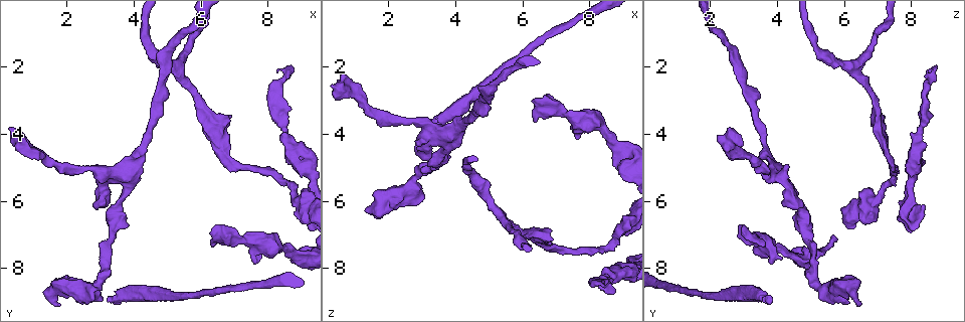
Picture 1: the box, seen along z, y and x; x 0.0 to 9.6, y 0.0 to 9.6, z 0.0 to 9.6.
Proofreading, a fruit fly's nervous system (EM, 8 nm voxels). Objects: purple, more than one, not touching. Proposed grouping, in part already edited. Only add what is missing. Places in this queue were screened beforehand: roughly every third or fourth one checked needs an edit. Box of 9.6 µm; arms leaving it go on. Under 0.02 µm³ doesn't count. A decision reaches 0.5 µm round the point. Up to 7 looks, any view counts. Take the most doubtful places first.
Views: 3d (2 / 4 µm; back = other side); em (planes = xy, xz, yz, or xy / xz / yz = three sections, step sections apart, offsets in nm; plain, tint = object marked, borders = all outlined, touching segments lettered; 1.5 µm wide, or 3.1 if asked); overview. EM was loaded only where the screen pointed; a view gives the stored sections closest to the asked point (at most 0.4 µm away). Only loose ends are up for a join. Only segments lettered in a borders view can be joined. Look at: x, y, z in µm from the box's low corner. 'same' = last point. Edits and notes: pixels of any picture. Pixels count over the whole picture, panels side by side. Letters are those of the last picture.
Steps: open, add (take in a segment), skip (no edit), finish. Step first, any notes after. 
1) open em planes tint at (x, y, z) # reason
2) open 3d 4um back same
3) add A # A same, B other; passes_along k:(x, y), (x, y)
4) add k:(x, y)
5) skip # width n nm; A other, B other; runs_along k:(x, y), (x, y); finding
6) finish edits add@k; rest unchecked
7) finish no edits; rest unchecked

open 3d 4um at (3.15, 9.00, 3.65) # free end

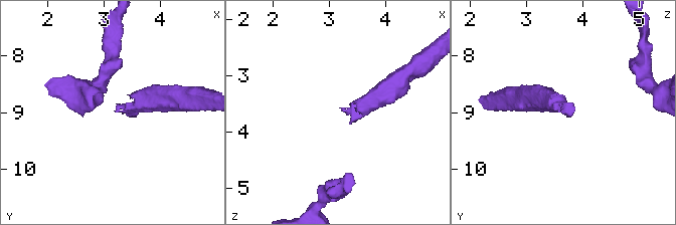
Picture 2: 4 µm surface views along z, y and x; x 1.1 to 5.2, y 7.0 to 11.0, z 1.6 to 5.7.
open em planes plain at (3.20, 8.95, 3.60) # need the tissue

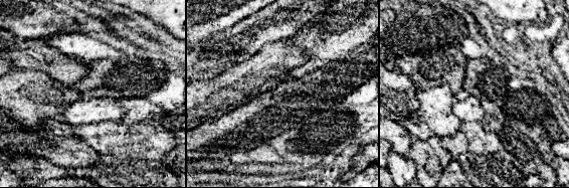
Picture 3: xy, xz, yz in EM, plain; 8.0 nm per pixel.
open em planes borders same

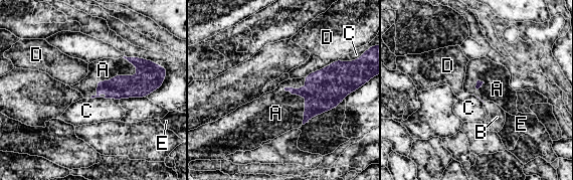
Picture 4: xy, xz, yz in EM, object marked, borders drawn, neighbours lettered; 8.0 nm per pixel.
add 4:(103, 69) # longest_contact A 460 nm; A same, B other, C other, D other, E other; passes_along 4:(140, 85), (110, 80), (103, 69); it goes on there

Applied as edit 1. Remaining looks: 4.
open em yz step 4 borders at (8.60, 1.90, 8.80) # branch stops here

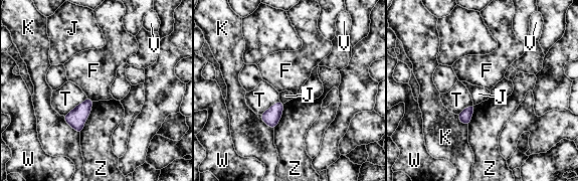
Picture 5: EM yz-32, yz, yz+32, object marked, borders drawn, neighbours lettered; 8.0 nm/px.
open em planes borders same

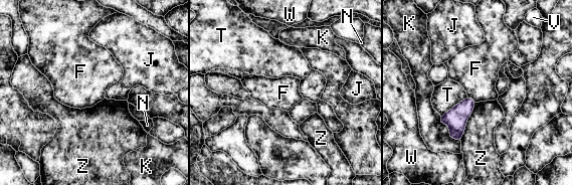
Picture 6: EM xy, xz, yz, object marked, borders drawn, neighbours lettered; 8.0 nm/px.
skip # width 110 nm; F other, J other, K other, N other, T other, V other, W other, Z other; no lettered segment goes on from it

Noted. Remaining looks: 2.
open em planes borders at (6.35, 7.30, 3.65) # branch stops here

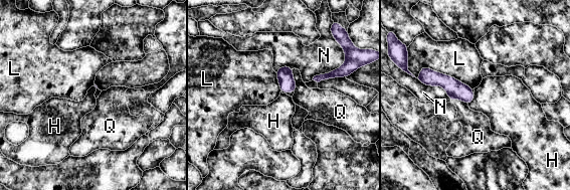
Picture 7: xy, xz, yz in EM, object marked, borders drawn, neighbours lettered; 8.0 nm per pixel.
skip # H other, L other, N other, Q other; runs_along 7:(423, 69), (469, 99); no lettered segment goes on from it

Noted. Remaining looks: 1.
finish edits add@4; rest unchecked

